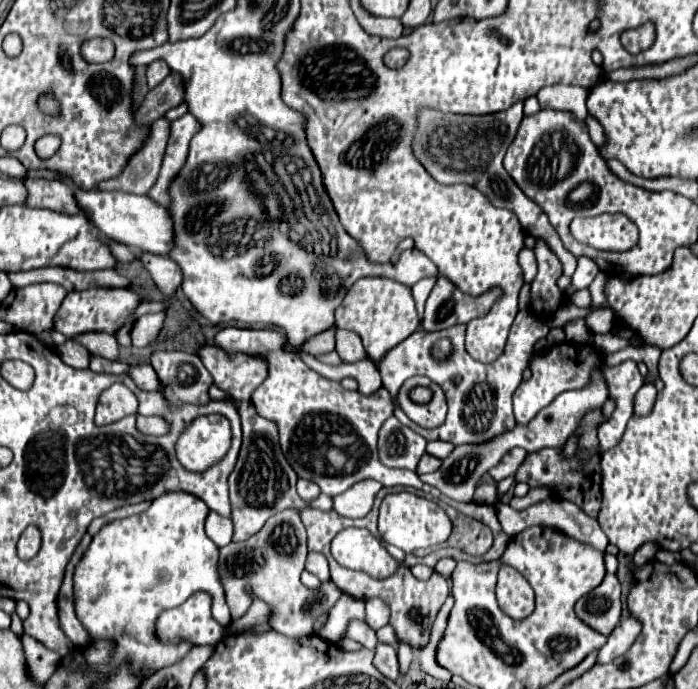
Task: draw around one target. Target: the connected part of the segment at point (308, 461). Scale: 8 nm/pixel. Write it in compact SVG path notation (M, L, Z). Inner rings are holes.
M232 326L219 331L214 337L214 345L228 354L244 353L250 357L262 357L268 363L268 377L256 389L256 393L252 395L252 401L254 401L256 411L262 417L278 423L282 453L288 459L288 463L294 467L298 477L316 483L320 487L320 491L324 495L330 495L330 497L344 493L348 487L352 487L354 483L364 481L364 479L374 479L374 481L382 483L384 487L413 487L424 491L424 493L430 493L434 497L440 497L440 491L436 487L422 483L416 472L406 469L392 469L392 467L386 467L380 463L376 439L378 439L378 431L380 431L384 419L392 415L392 399L390 399L388 389L380 387L374 395L346 391L346 389L342 389L342 385L338 381L330 381L330 379L318 375L316 371L312 371L310 367L306 367L296 353L288 351L284 347L284 343L280 343L286 341L285 335L274 329L239 329Z

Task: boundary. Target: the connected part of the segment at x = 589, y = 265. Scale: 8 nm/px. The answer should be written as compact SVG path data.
M578 257L578 267L576 267L576 273L572 275L572 289L568 289L564 297L570 297L574 291L588 287L596 279L598 273L600 269L590 257Z

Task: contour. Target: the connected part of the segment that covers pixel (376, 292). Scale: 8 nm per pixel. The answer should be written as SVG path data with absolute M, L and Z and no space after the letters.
M362 277L346 293L336 309L336 323L342 329L358 333L364 341L370 361L380 361L390 349L400 345L418 329L418 315L412 299L412 289L388 277Z

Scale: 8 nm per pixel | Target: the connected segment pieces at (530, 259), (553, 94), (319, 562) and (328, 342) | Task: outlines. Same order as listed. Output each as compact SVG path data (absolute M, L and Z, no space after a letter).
M524 247L520 251L520 267L524 273L536 273L536 257L534 257L534 251Z
M551 85L542 88L536 96L542 109L552 108L572 113L572 117L576 117L578 121L584 121L588 117L586 111L588 91L584 87Z
M308 553L306 571L310 571L312 575L316 575L320 581L328 581L328 579L330 579L328 561L326 561L326 557L320 555L320 553Z
M320 333L316 337L312 337L312 341L308 341L308 345L304 345L304 351L312 353L312 355L324 355L334 351L334 333Z

